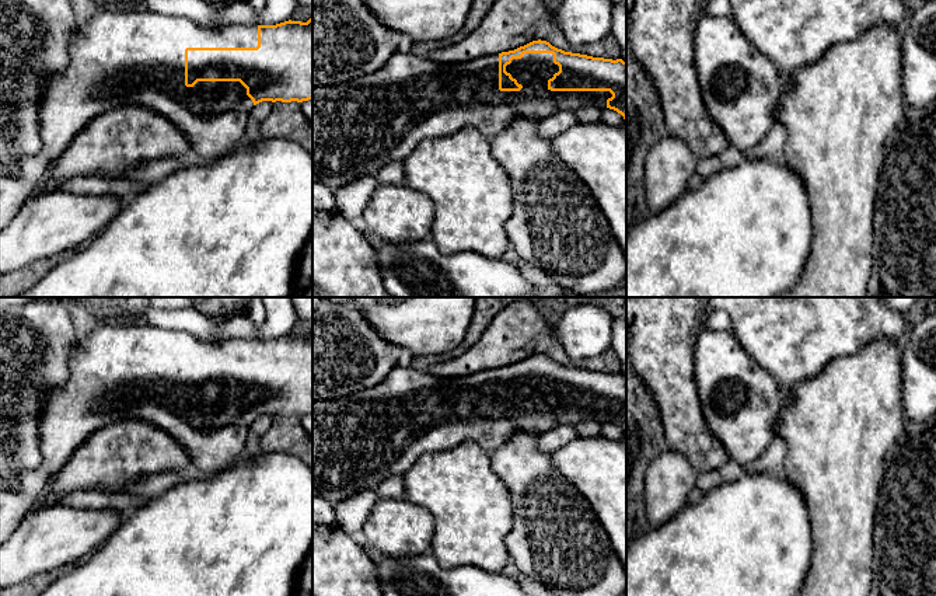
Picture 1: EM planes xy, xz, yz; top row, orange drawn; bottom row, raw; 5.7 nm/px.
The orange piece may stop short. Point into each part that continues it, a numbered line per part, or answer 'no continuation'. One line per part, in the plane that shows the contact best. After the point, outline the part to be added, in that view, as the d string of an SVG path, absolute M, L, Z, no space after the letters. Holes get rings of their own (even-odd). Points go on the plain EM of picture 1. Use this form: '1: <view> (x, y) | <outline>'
1: xz (359, 441) | M395 366L377 386L335 400L312 402L312 495L336 505L359 492L376 491L387 478L402 475L425 453L448 450L465 440L476 442L489 454L516 433L541 435L559 425L583 421L607 422L610 405L551 405L548 394L559 386L552 367L524 367L506 386L523 400L520 405L499 404L499 369L465 377L437 377L411 367Z

